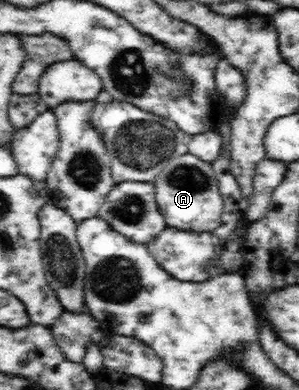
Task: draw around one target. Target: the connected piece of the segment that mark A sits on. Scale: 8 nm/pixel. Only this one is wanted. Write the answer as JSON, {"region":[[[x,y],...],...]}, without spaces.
{"region":[[[190,153],[174,157],[152,183],[155,185],[156,204],[166,220],[167,227],[196,233],[211,232],[219,227],[223,213],[223,197],[218,191],[218,180],[210,162],[201,161]]]}

